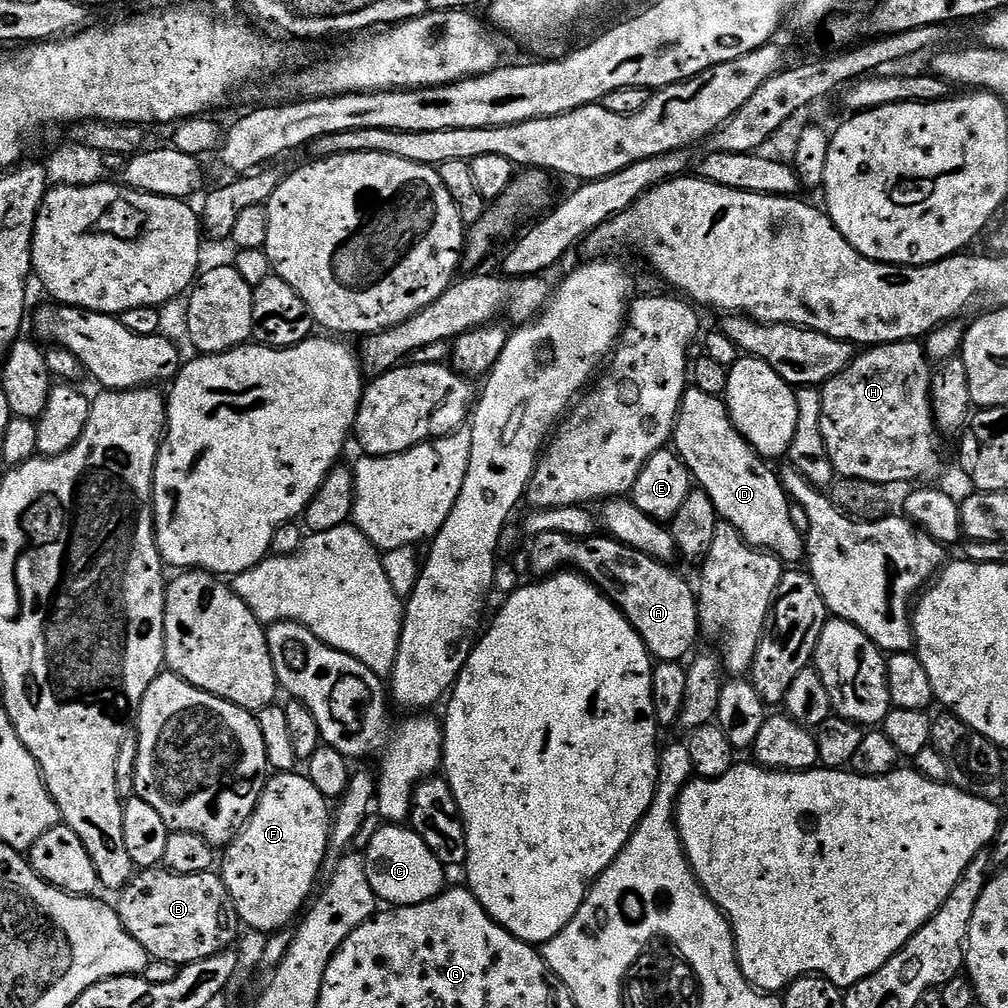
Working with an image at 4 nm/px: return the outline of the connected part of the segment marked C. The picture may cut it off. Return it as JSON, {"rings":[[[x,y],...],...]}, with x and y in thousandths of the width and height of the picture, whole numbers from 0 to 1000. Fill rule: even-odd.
{"rings":[[[385,815],[380,818],[365,833],[365,842],[359,845],[361,858],[363,859],[363,871],[367,871],[367,883],[371,883],[374,894],[383,896],[382,898],[389,901],[406,901],[412,897],[418,897],[424,893],[430,893],[431,890],[441,884],[440,865],[442,858],[435,851],[431,851],[431,847],[427,847],[427,839],[423,839],[423,835],[419,835],[419,831],[415,831],[415,827],[409,824],[408,820],[398,819],[393,815]]]}

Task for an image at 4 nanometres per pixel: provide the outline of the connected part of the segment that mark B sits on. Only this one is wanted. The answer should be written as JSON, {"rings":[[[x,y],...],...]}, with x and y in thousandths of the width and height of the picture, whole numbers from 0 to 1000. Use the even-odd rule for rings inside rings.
{"rings":[[[159,859],[139,863],[125,880],[118,882],[117,889],[115,908],[129,931],[142,938],[151,952],[176,958],[191,956],[227,943],[240,924],[232,895],[213,864],[176,869]]]}

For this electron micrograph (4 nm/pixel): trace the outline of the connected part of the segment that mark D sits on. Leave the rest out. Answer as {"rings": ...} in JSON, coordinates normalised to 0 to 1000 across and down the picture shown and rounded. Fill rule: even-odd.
{"rings":[[[689,383],[684,384],[679,390],[675,400],[675,410],[671,412],[671,425],[667,428],[666,439],[675,457],[682,462],[687,470],[687,475],[692,481],[693,487],[701,490],[704,498],[708,498],[710,511],[717,519],[728,522],[736,530],[736,534],[748,544],[753,544],[765,551],[771,552],[774,557],[782,562],[799,555],[800,536],[789,525],[784,514],[784,493],[778,487],[778,482],[773,471],[766,469],[766,464],[761,455],[747,446],[738,438],[738,432],[728,423],[722,414],[722,402],[715,394],[696,391]]]}

